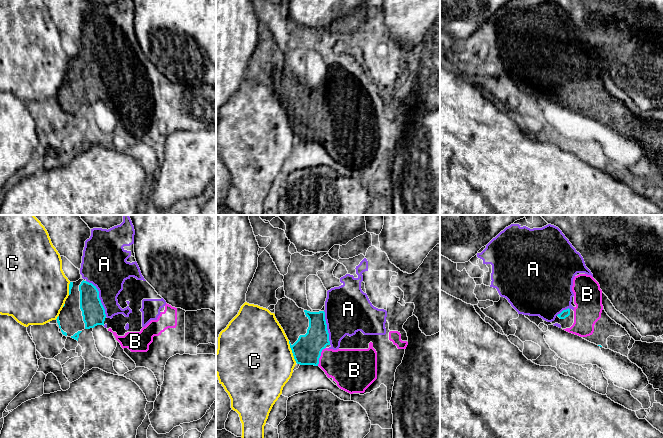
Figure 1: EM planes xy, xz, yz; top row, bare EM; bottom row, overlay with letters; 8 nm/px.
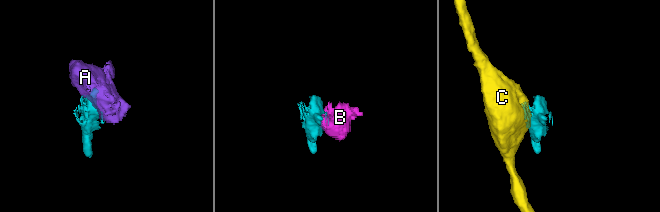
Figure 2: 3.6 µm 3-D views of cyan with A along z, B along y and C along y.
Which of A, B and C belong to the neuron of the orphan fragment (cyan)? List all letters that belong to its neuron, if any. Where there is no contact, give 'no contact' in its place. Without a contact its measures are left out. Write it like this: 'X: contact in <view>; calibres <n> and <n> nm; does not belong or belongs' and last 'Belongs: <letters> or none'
A: contact in xy; calibres 190 and 340 nm; belongs
B: contact in xz; calibres 220 and 300 nm; belongs
C: contact in xz; calibres 220 and 500 nm; does not belong
Belongs: A, B

